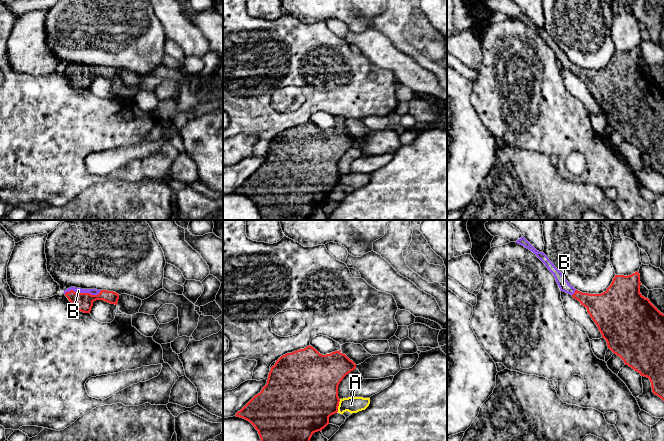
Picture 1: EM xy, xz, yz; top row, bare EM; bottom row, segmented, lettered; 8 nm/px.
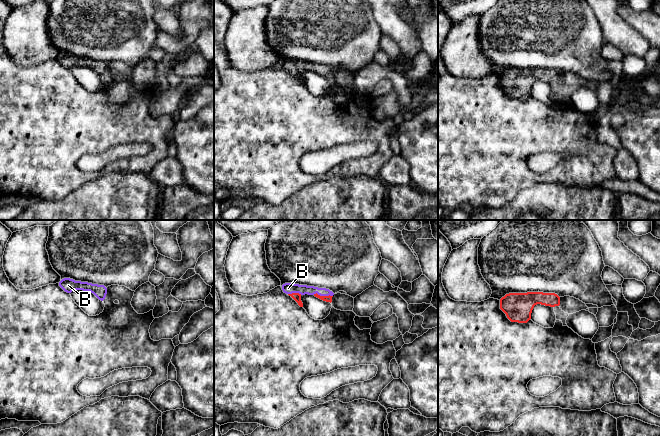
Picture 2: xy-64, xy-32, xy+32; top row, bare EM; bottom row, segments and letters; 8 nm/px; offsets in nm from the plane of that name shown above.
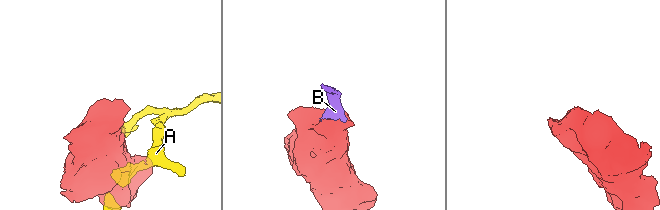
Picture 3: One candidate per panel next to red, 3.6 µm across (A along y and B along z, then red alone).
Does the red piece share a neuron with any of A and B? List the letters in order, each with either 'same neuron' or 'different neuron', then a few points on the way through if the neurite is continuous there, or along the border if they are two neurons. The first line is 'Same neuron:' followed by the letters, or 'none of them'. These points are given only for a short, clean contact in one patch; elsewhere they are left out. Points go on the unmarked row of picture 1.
Same neuron: B
A: different neuron
B: same neuron; runs through xy (83, 78), (82, 69), (78, 66)

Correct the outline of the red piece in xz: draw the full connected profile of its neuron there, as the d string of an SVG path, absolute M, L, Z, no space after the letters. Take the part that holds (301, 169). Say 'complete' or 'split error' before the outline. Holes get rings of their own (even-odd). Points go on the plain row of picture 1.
complete; M309 121L281 132L271 143L267 159L261 168L235 192L249 197L255 203L261 220L310 220L312 211L322 207L329 200L329 193L338 188L338 162L347 150L356 145L356 140L340 127L322 131Z

